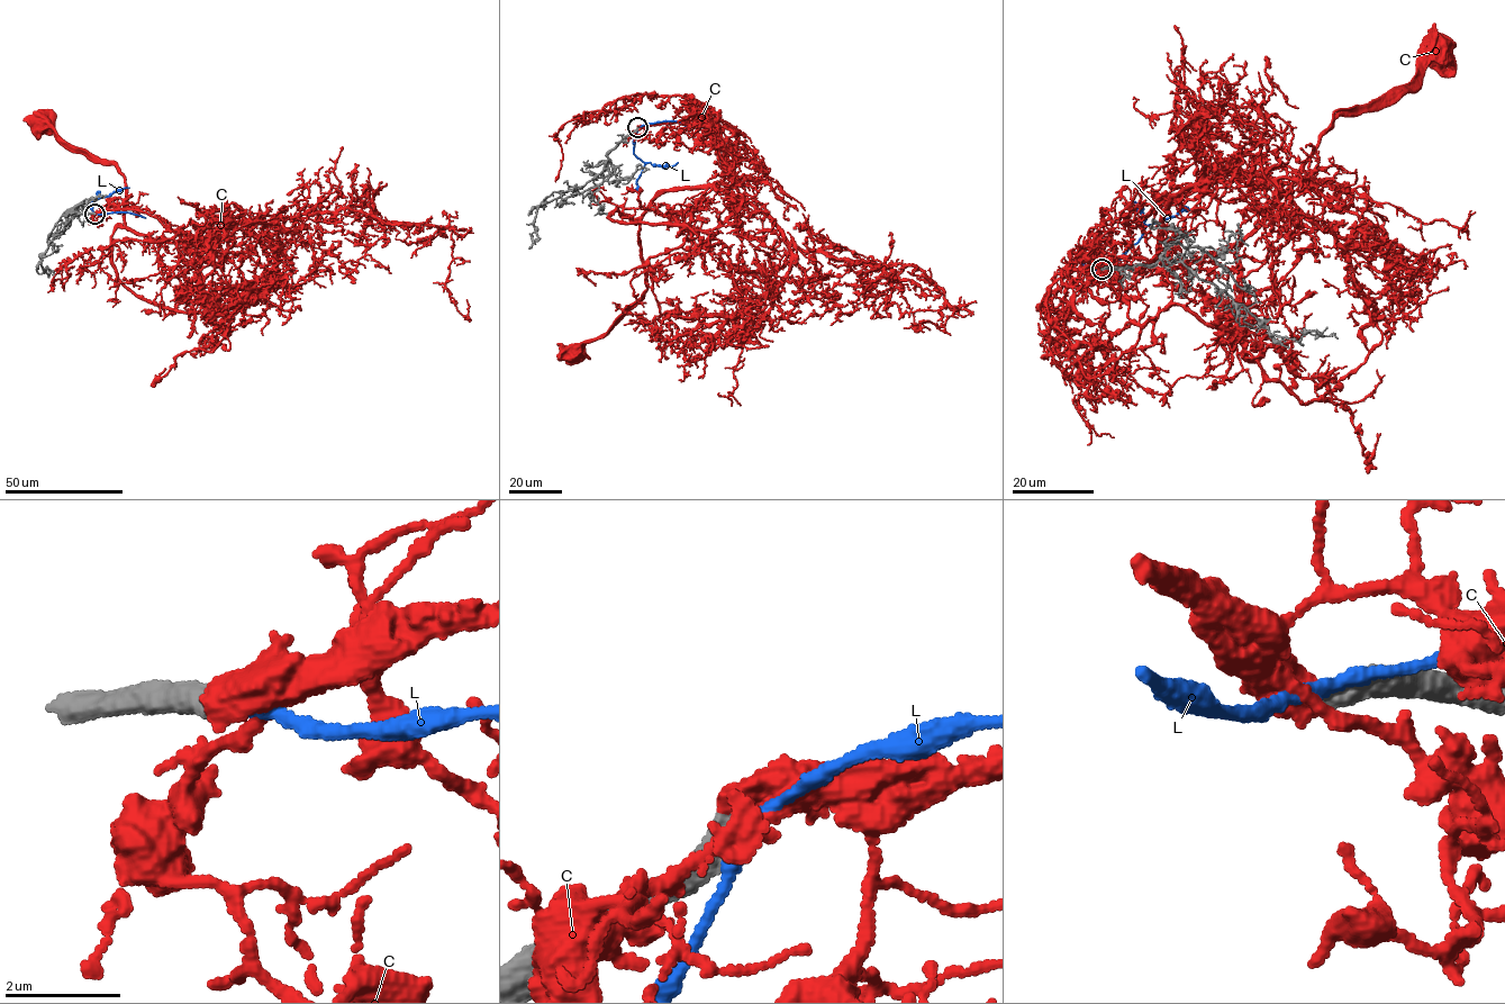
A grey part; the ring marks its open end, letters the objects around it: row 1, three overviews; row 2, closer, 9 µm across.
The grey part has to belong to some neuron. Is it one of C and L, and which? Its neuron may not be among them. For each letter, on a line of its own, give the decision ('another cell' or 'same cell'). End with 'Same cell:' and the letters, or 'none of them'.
C: same cell
L: another cell
Same cell: C

